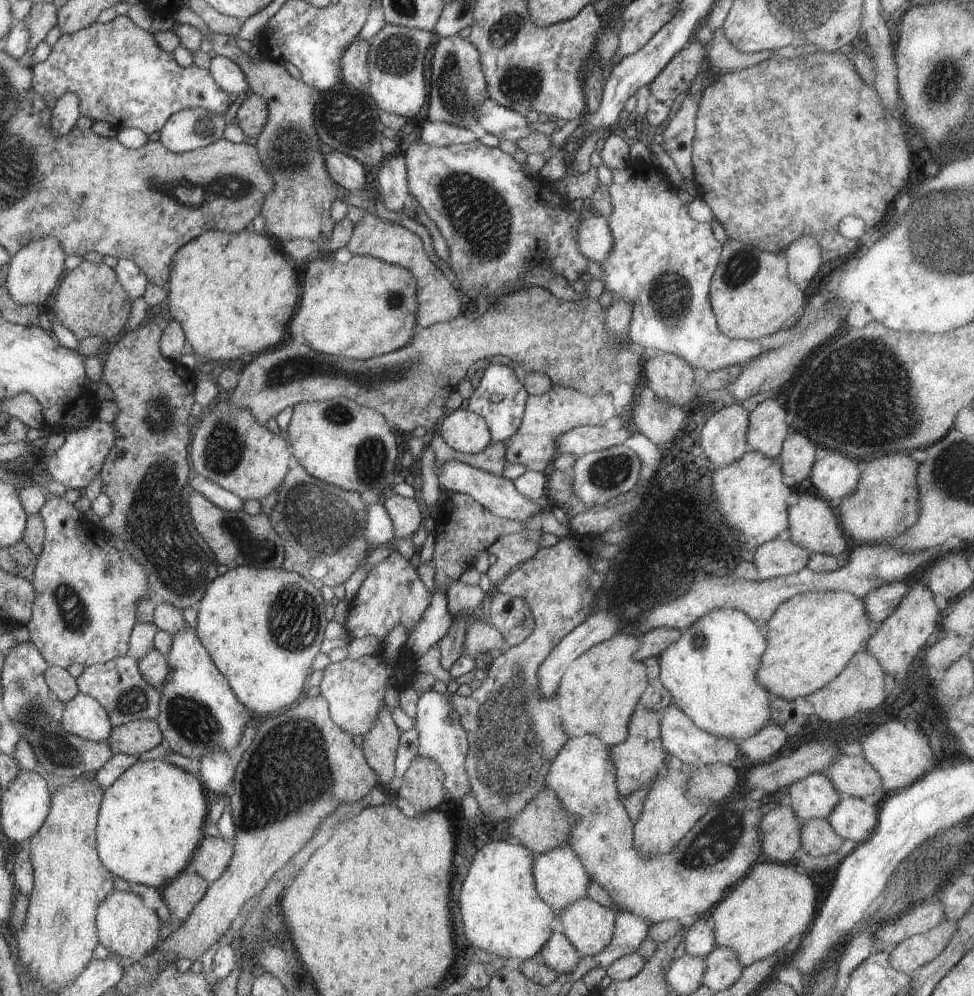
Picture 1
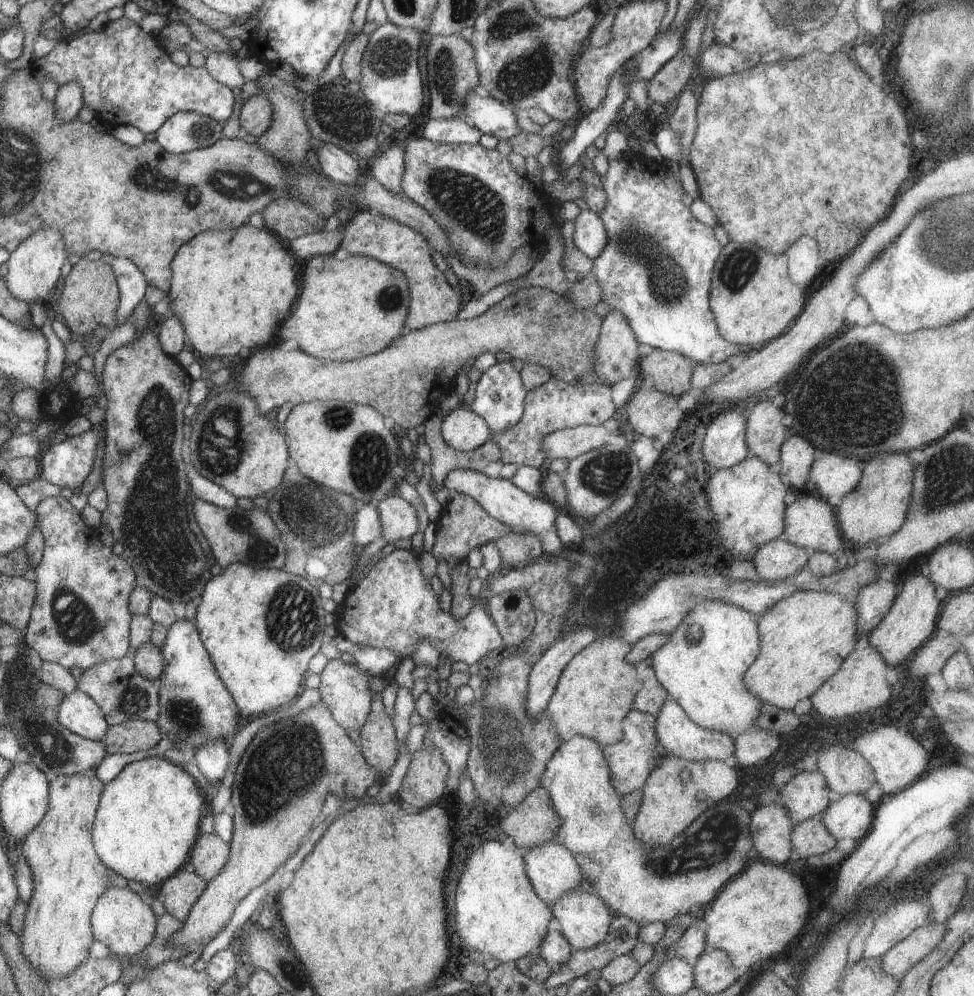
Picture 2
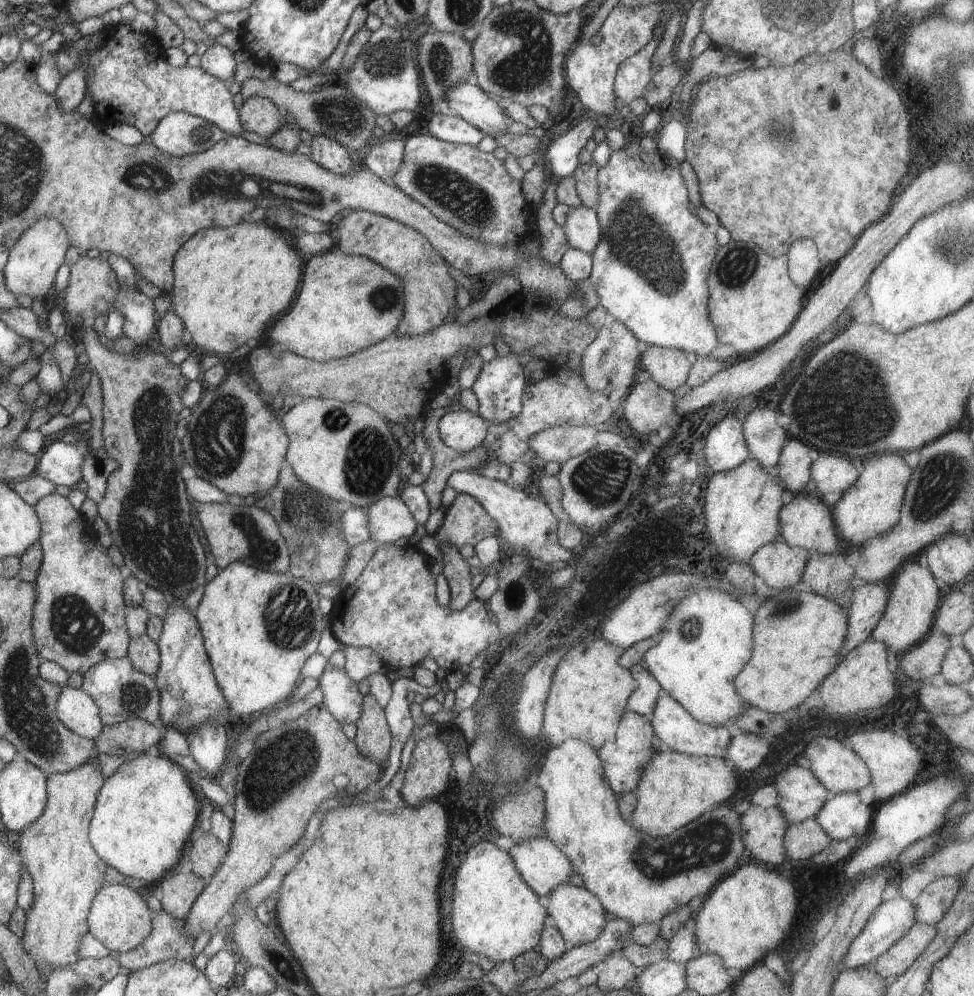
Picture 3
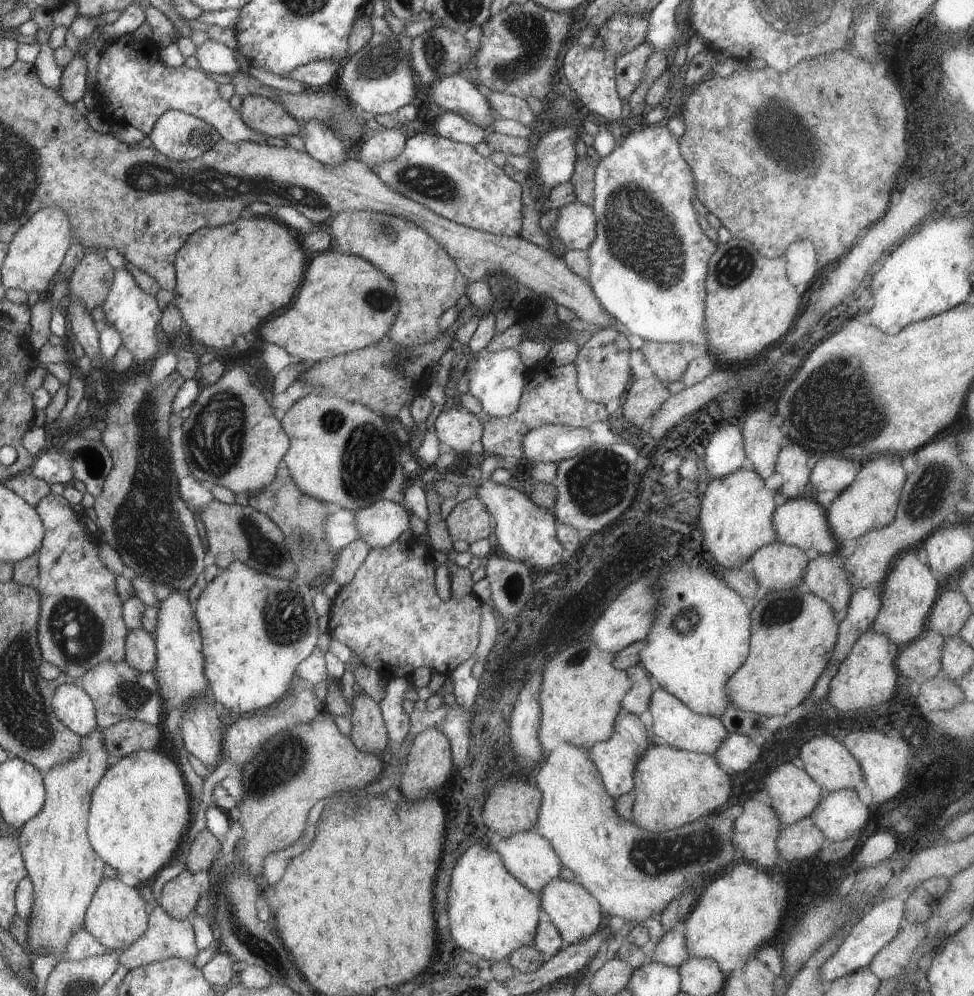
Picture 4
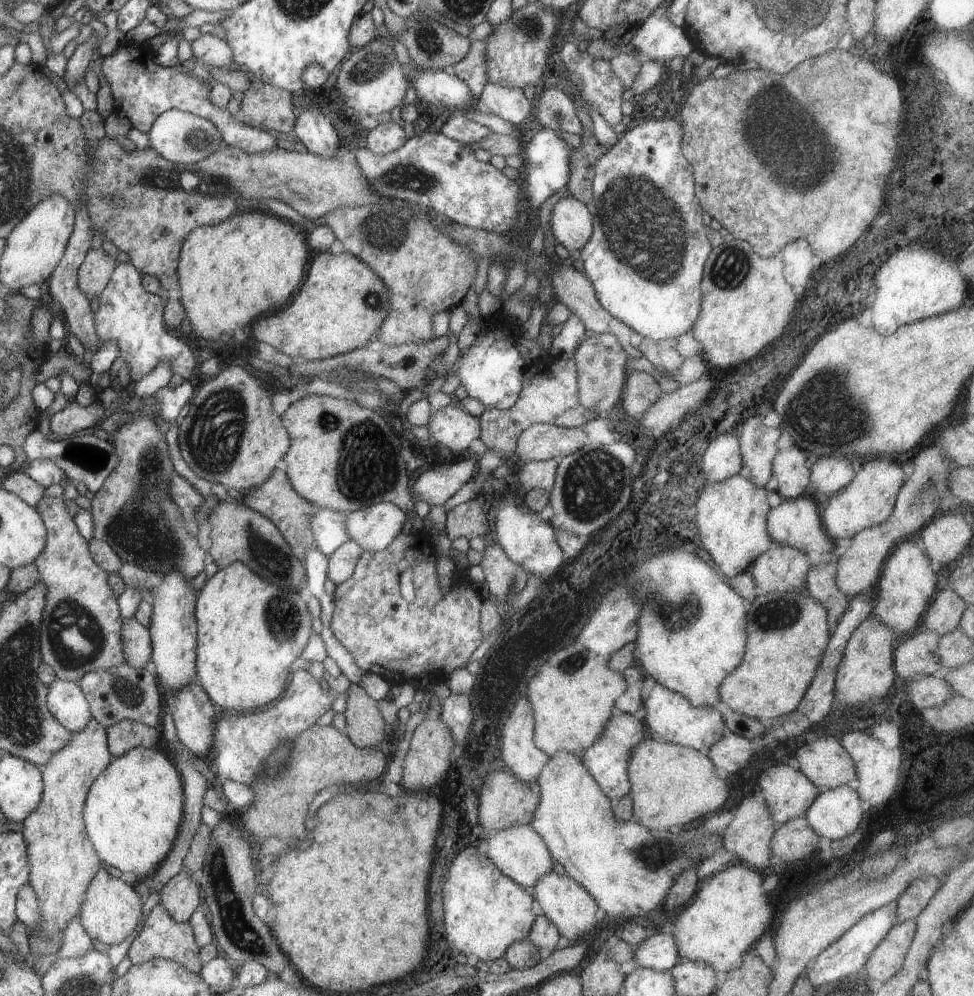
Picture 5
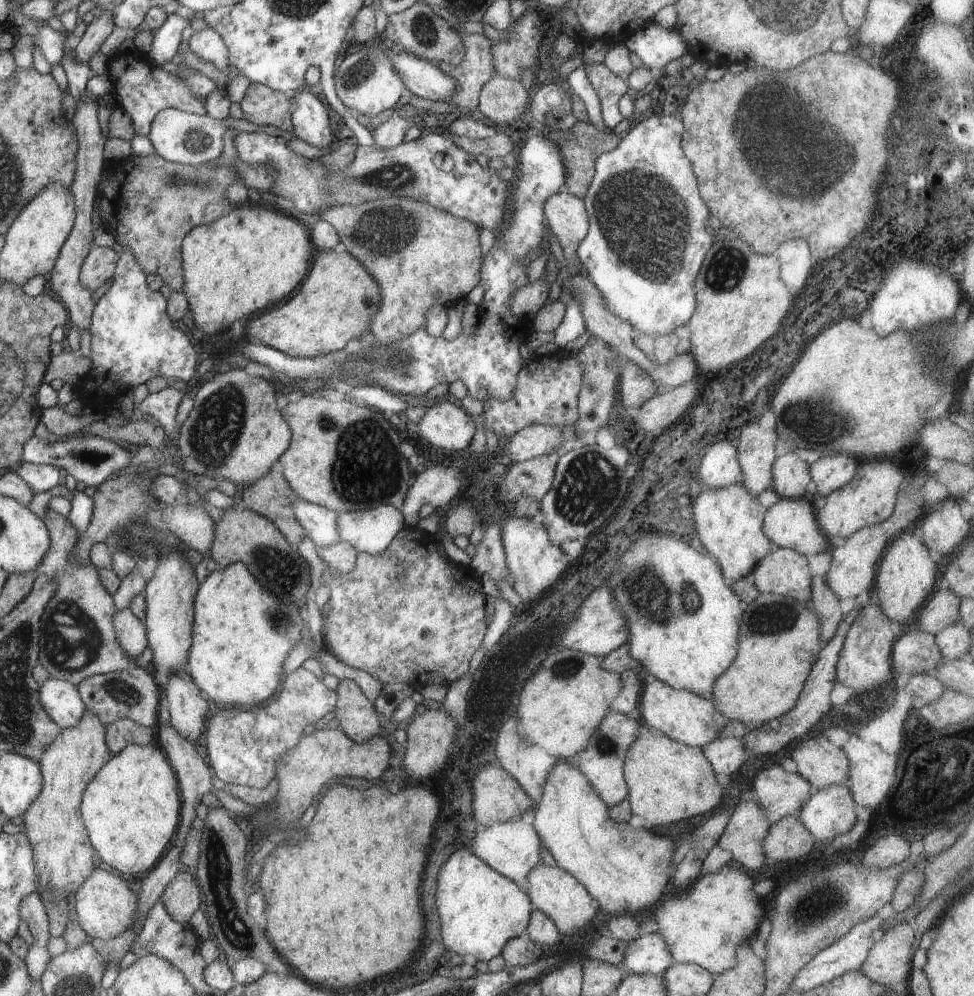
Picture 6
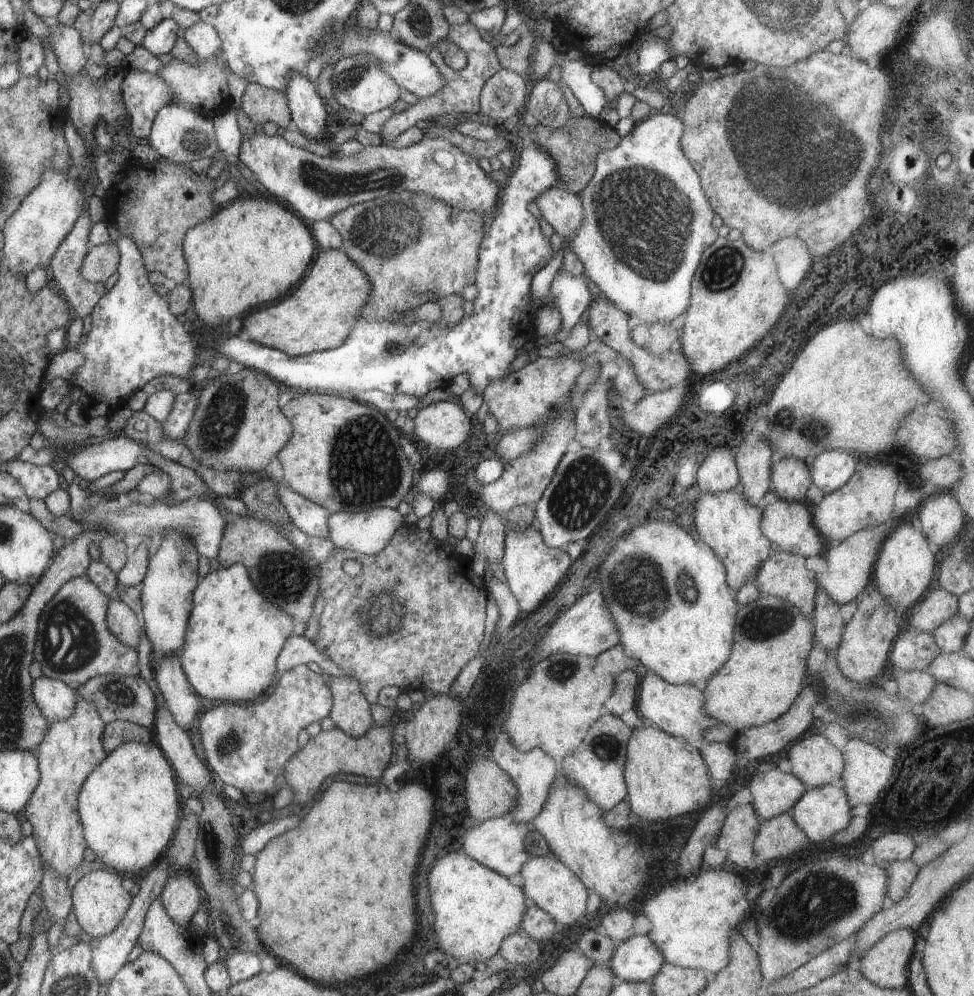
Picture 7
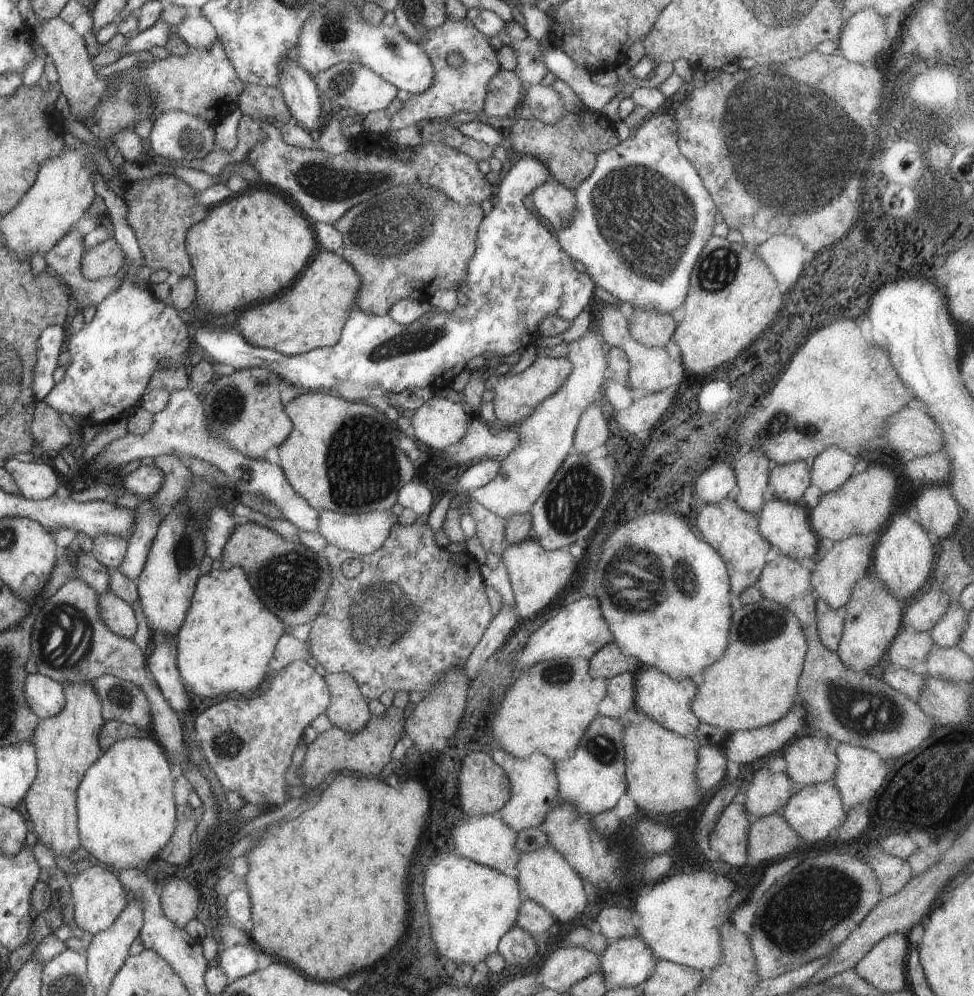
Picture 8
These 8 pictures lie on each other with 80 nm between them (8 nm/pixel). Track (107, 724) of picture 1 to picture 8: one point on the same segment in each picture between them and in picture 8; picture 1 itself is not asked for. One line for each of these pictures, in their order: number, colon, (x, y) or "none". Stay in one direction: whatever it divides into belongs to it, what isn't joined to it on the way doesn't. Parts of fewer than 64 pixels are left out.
2: (80, 714)
3: (78, 711)
4: (73, 705)
5: (68, 702)
6: (63, 702)
7: (57, 700)
8: (45, 697)

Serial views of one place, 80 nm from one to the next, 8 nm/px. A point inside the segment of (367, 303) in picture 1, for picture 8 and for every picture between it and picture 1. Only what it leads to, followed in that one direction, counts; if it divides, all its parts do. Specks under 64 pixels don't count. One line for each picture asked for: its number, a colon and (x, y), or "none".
2: (347, 309)
3: (347, 303)
4: (345, 304)
5: (343, 303)
6: (340, 297)
7: (318, 316)
8: (311, 314)

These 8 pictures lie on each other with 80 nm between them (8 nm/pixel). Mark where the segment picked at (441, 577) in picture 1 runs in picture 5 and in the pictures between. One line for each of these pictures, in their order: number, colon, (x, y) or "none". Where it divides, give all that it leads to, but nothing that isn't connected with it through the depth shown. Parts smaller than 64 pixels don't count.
2: (462, 525)
3: (466, 523)
4: (469, 520)
5: (469, 519)

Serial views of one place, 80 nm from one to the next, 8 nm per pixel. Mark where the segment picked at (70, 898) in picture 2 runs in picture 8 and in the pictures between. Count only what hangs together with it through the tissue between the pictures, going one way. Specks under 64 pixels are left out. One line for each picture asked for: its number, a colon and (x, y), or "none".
3: (67, 873)
4: (65, 870)
5: (63, 860)
6: (64, 856)
7: (72, 749)
8: (68, 744)

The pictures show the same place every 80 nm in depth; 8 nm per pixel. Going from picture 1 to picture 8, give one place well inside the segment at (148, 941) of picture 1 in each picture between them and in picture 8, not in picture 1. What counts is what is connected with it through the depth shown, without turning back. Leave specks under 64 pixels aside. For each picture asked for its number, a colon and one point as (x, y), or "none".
2: (121, 922)
3: (119, 918)
4: (117, 917)
5: (112, 909)
6: (105, 906)
7: (100, 902)
8: (98, 899)

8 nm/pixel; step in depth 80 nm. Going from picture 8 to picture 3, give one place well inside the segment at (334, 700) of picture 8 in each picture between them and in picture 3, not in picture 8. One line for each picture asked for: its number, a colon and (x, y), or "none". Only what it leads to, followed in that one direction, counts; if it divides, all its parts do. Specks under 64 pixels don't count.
3: (373, 739)
4: (369, 734)
5: (365, 726)
6: (358, 717)
7: (351, 713)

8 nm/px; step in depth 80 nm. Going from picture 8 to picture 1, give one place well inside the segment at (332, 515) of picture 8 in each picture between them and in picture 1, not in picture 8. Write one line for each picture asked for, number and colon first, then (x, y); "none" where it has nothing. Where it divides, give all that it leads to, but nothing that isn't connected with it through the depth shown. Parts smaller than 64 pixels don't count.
1: (407, 514)
2: (398, 519)
3: (390, 521)
4: (385, 521)
5: (374, 528)
6: (370, 531)
7: (369, 532)

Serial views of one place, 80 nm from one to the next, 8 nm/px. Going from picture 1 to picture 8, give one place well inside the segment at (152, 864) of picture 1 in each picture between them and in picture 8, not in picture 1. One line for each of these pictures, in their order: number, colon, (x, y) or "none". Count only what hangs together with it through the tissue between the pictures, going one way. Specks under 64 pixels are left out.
2: (148, 817)
3: (146, 811)
4: (139, 812)
5: (133, 810)
6: (131, 808)
7: (128, 805)
8: (126, 811)

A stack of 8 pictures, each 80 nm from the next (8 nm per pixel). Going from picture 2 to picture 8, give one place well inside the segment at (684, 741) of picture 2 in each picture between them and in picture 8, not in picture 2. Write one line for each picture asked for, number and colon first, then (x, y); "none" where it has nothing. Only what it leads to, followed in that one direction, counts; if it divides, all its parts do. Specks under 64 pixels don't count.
3: (675, 730)
4: (673, 723)
5: (671, 717)
6: (681, 715)
7: (679, 710)
8: (667, 701)

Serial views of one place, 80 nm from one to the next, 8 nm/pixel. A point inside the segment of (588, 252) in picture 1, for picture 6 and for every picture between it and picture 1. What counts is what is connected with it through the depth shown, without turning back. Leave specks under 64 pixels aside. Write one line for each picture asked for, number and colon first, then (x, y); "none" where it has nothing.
2: (588, 231)
3: (583, 231)
4: (576, 226)
5: (571, 222)
6: (566, 215)

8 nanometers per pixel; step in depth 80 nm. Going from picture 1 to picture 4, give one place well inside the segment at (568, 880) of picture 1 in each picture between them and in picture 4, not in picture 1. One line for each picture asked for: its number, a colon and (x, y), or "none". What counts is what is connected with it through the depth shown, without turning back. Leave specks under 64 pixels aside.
2: (551, 869)
3: (543, 866)
4: (529, 856)

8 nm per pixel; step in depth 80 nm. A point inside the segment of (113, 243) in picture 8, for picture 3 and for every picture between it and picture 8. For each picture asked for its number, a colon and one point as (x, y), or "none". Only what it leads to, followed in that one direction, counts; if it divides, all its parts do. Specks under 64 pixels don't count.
3: (93, 288)
4: (91, 281)
5: (94, 273)
6: (100, 264)
7: (102, 261)

